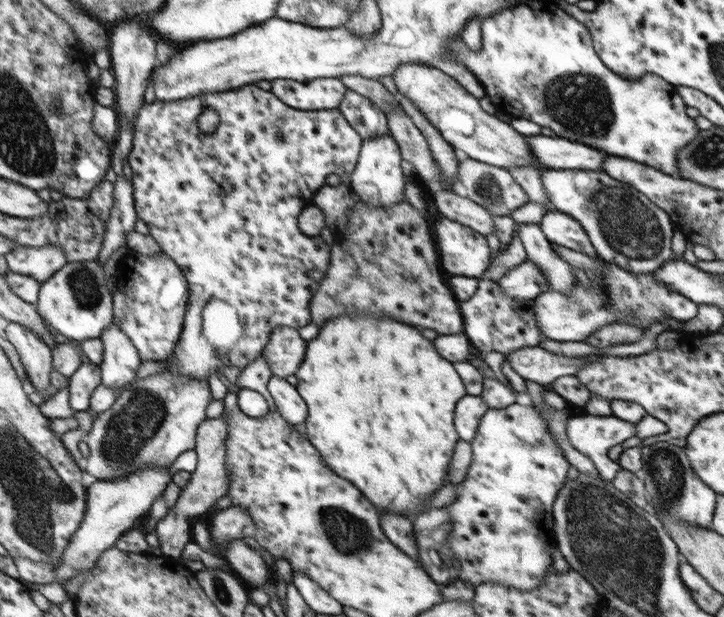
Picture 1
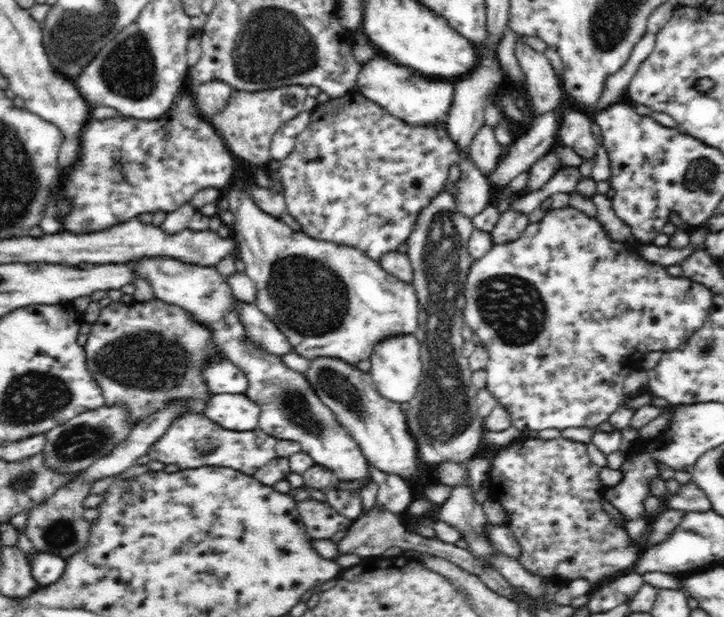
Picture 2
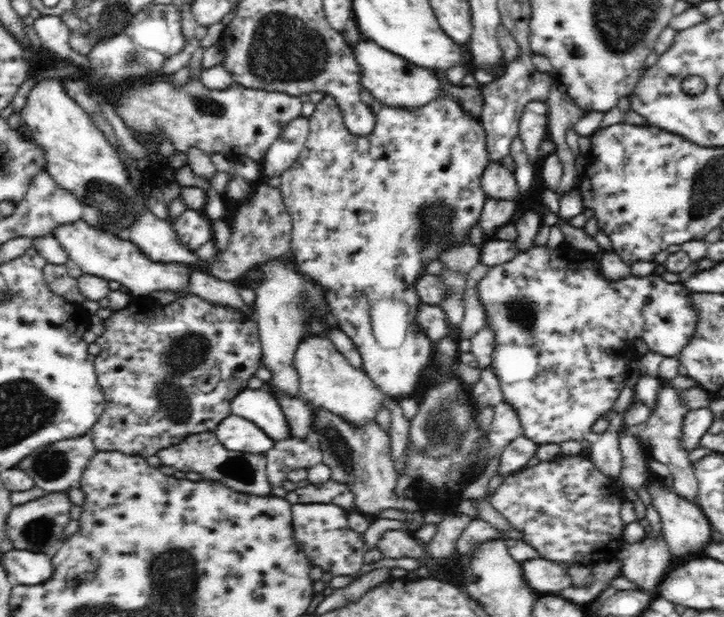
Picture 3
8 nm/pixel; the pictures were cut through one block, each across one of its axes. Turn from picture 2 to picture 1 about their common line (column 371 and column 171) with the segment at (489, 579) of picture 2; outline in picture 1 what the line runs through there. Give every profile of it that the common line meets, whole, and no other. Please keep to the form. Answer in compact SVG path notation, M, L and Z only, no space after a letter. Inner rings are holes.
M224 412L218 418L210 418L198 426L195 452L197 455L197 466L191 472L189 482L181 490L180 498L168 514L161 518L156 524L155 534L159 540L159 548L162 554L171 560L179 560L182 549L186 544L193 542L193 526L190 523L192 516L201 515L206 517L208 511L217 501L226 497L230 487L230 477L227 471L227 439L229 434L229 418Z

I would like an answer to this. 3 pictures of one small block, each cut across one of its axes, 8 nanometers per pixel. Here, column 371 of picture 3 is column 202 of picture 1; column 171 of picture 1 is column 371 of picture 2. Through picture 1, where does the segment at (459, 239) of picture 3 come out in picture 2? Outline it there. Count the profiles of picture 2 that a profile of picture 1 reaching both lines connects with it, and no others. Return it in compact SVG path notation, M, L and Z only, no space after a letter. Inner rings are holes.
M356 90L339 96L338 98L329 99L324 103L316 105L311 113L311 120L308 126L296 137L295 147L292 152L280 161L280 167L276 171L278 176L277 182L282 185L284 200L288 215L293 216L300 225L300 230L310 237L316 237L318 240L326 240L340 245L352 245L364 251L368 257L374 261L380 260L380 257L387 252L397 251L398 246L405 242L408 235L414 230L418 213L427 207L429 200L435 197L440 191L445 189L446 179L450 174L450 168L457 166L463 159L461 152L458 150L455 142L449 139L444 124L432 124L432 126L412 126L406 124L404 120L396 118L378 103L373 103ZM414 334L392 336L392 338L382 340L378 344L378 347L374 348L374 352L372 352L372 356L369 359L371 361L369 373L373 378L378 392L384 398L397 403L412 400L423 376L421 344Z

